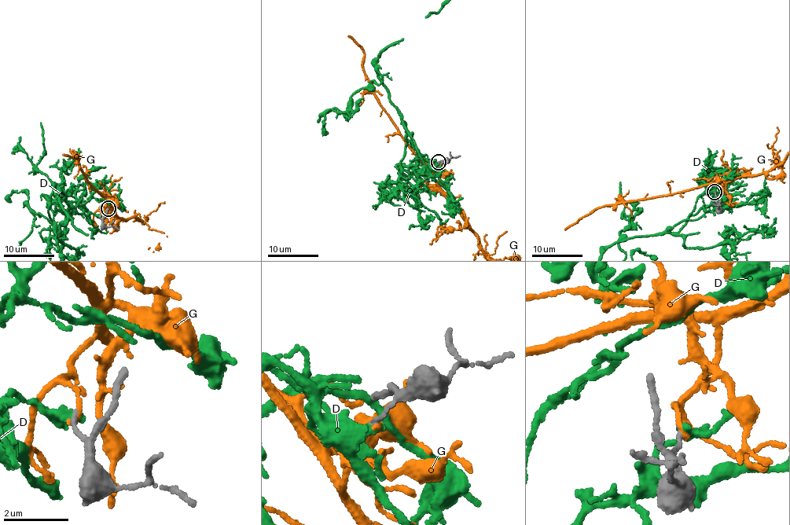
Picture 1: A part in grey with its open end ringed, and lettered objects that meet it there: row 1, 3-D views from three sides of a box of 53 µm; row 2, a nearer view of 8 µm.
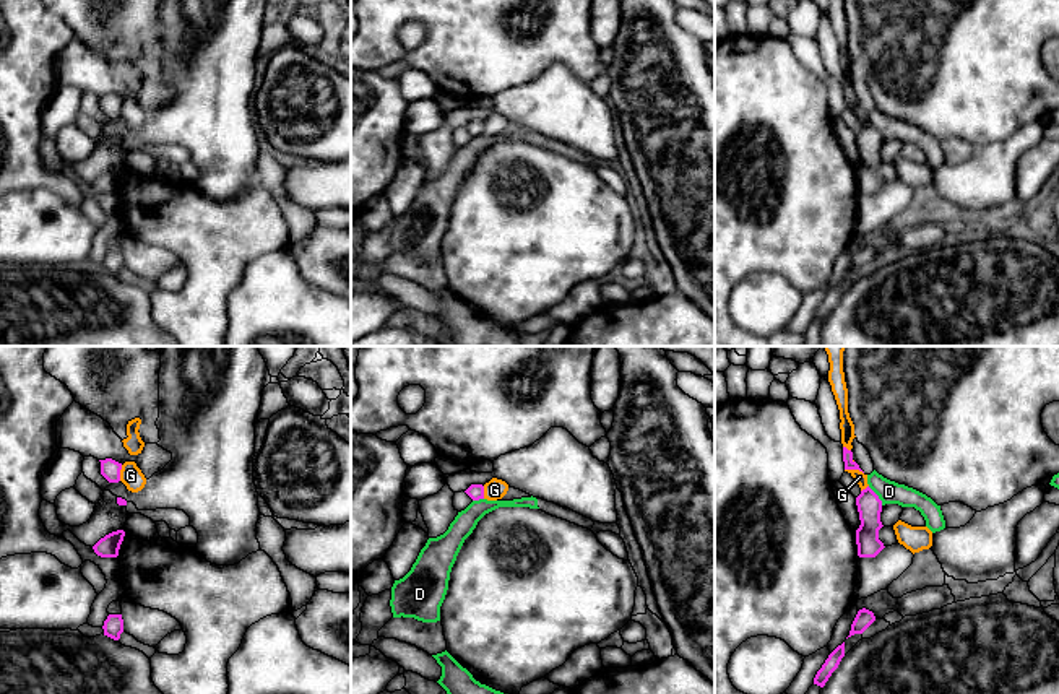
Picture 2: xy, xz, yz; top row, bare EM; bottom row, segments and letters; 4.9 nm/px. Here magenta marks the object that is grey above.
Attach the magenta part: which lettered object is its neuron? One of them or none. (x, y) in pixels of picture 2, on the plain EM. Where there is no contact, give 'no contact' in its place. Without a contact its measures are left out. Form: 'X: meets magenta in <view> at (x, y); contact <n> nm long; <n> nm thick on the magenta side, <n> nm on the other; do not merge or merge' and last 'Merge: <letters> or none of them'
D: meets magenta in yz at (877, 132); contact 120 nm long; 120 nm thick on the magenta side, 110 nm on the other; do not merge
G: meets magenta in yz at (855, 104); contact 100 nm long; 50 nm thick on the magenta side, 60 nm on the other; do not merge
Merge: none of them

